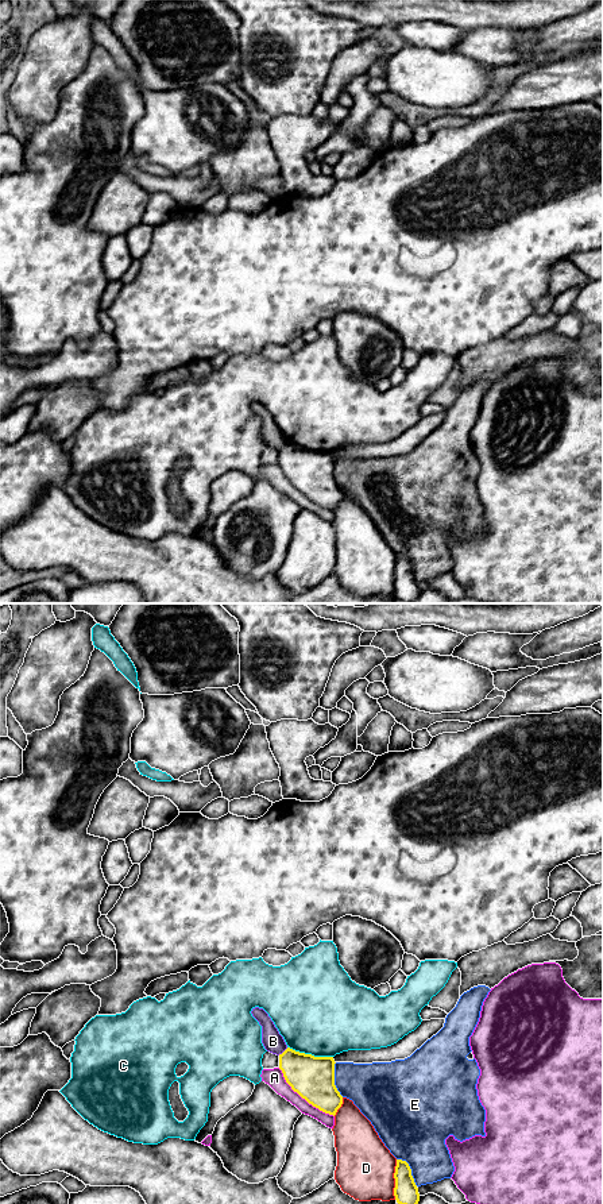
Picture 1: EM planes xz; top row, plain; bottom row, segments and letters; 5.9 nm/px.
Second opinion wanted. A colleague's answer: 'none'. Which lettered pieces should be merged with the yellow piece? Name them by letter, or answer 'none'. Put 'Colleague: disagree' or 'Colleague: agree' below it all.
none
Colleague: agree

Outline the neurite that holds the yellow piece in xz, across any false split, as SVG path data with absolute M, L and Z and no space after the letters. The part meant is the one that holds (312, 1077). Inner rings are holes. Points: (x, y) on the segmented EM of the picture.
M287 1047L279 1054L279 1069L286 1083L309 1104L336 1115L343 1096L335 1085L333 1057L314 1057Z

